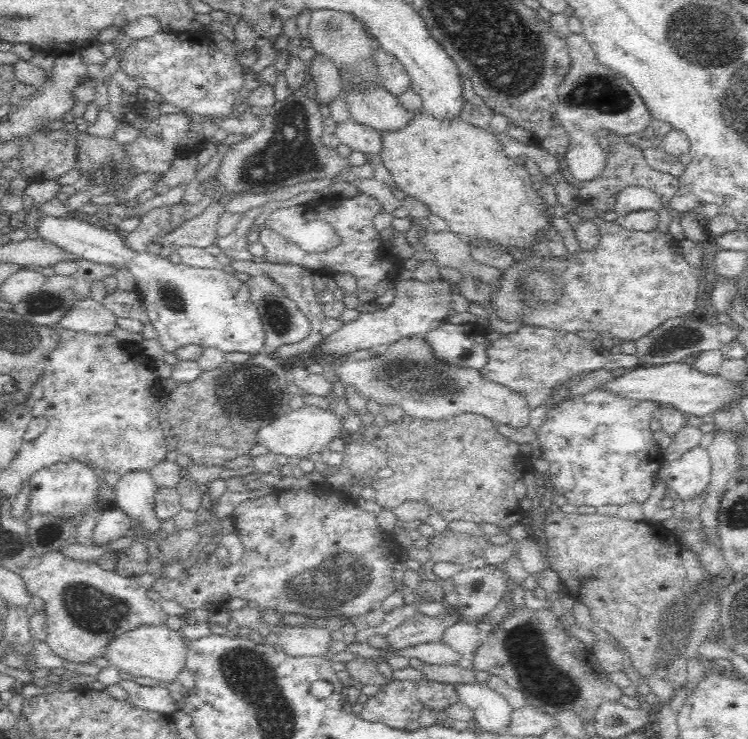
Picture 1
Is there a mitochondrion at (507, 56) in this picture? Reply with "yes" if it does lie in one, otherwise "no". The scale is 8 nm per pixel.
yes

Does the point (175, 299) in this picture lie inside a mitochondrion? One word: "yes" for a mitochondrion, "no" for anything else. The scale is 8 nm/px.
yes

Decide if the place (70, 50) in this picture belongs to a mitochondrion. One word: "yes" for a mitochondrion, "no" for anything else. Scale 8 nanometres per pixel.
no

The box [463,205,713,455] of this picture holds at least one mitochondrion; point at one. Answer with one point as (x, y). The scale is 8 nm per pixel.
(684, 334)

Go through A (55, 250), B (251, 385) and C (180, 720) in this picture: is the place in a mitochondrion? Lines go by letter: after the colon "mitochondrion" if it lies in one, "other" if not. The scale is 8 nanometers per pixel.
A: other
B: mitochondrion
C: other

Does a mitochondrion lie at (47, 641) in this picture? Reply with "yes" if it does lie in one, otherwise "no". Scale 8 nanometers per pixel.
no

